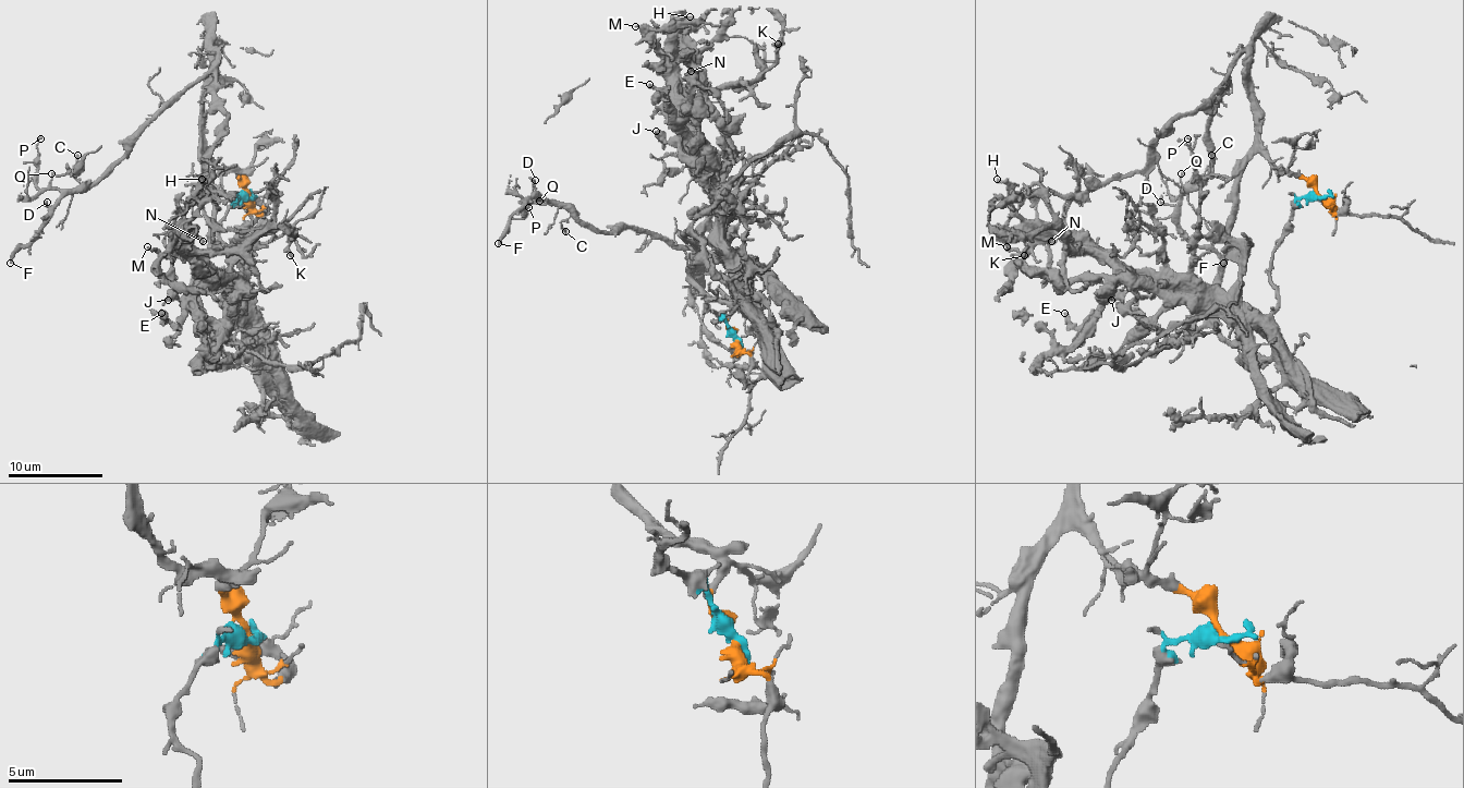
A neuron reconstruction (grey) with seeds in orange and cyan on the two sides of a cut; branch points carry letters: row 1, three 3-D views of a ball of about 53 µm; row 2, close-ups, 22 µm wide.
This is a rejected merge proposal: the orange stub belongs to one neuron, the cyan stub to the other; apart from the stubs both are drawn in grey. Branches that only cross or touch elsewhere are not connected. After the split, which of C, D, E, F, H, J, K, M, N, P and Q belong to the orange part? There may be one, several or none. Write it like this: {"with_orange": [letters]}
{"with_orange": ["C", "D", "F", "P", "Q"]}

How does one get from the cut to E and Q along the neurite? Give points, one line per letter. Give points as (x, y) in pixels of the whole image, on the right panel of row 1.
E: (1318, 196), (1300, 202), (1273, 249), (1269, 281), (1279, 303), (1269, 315), (1118, 285), (1077, 327), (1063, 313)
Q: (1318, 196), (1281, 171), (1261, 145), (1251, 64), (1241, 55), (1208, 129), (1212, 171), (1186, 190), (1182, 173)

